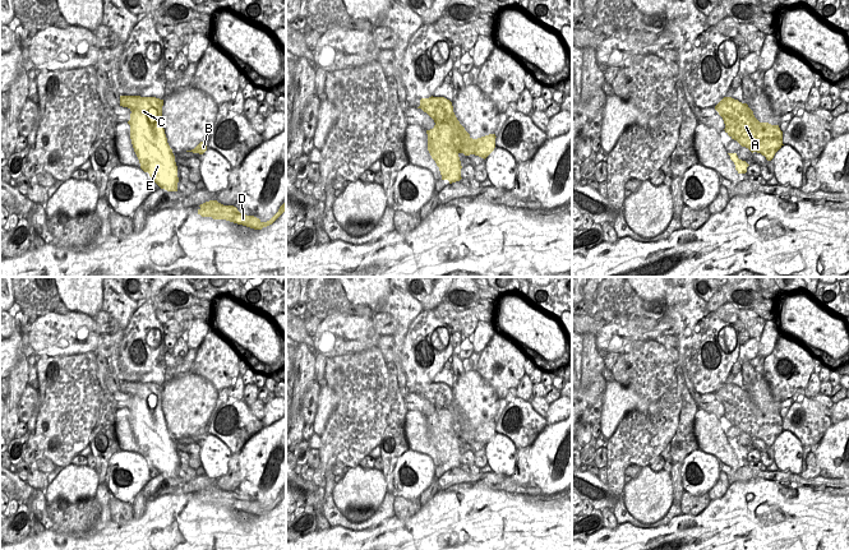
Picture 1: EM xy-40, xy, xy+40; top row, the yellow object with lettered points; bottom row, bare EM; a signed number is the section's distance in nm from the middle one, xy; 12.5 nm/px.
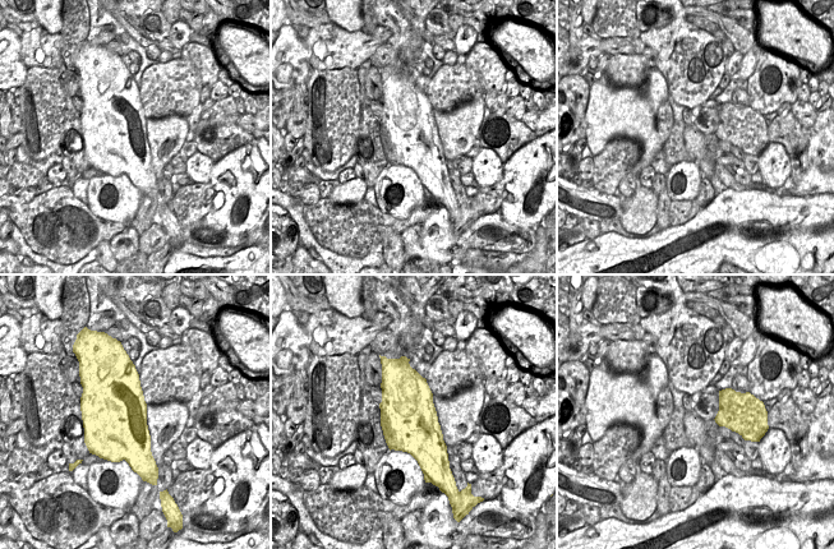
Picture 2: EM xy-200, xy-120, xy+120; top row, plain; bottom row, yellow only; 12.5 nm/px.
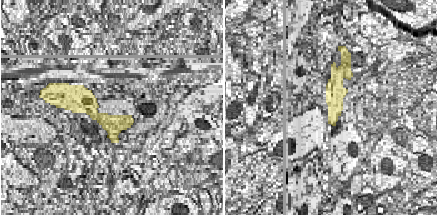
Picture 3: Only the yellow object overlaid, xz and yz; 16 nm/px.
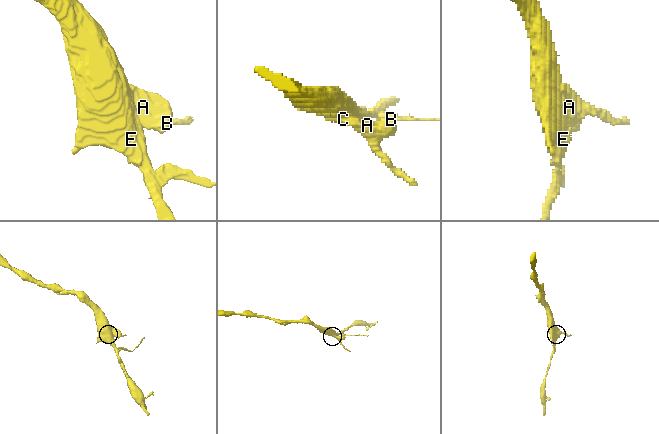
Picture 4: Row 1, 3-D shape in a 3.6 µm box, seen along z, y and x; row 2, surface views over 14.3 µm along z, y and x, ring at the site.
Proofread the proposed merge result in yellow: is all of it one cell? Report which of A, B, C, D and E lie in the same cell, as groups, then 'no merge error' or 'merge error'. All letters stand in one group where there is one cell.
groups A B C D E; no merge error

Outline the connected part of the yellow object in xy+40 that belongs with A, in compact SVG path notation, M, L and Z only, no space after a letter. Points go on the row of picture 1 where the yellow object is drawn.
M724 97L715 110L724 120L725 133L752 153L761 153L767 161L771 161L784 145L779 125L760 123L747 103Z

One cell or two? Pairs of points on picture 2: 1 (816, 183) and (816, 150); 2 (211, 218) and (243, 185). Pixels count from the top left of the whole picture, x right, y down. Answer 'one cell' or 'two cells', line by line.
1: two cells
2: one cell

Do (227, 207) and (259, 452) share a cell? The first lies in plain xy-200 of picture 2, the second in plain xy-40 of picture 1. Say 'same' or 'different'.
same

